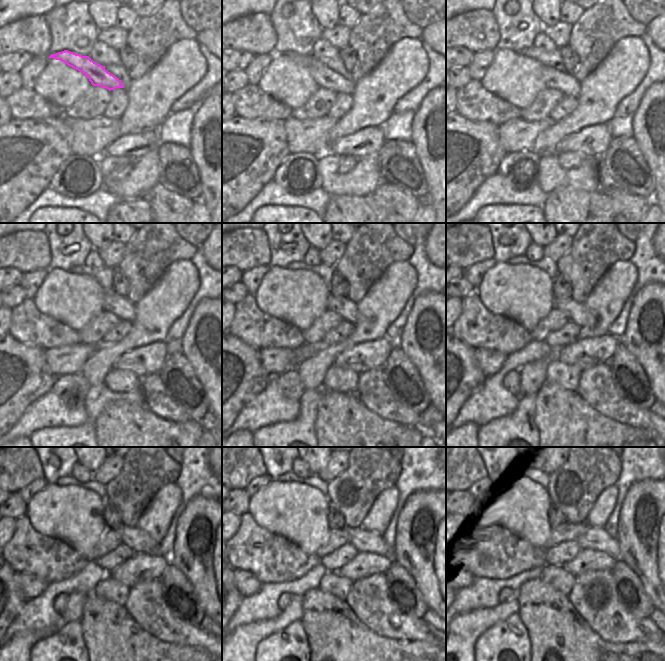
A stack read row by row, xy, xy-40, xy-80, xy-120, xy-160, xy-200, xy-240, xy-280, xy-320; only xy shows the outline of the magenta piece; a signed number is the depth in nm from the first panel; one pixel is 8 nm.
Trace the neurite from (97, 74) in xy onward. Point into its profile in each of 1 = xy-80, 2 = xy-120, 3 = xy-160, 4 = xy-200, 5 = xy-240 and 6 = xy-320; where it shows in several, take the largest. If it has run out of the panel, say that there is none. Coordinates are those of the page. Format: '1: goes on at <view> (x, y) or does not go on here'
1: goes on at xy-80 (564, 82)
2: goes on at xy-120 (119, 306)
3: goes on at xy-160 (347, 309)
4: goes on at xy-200 (578, 313)
5: goes on at xy-240 (139, 541)
6: goes on at xy-320 (598, 539)

